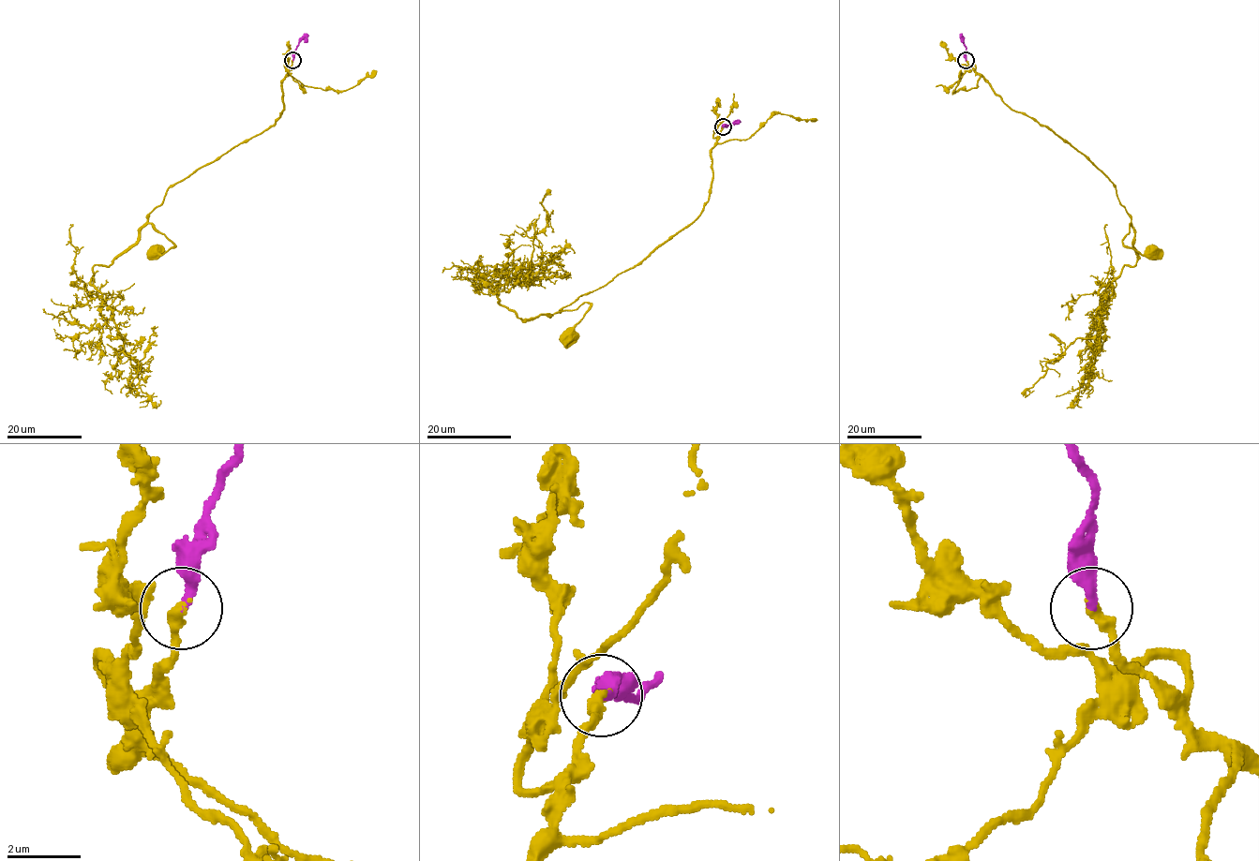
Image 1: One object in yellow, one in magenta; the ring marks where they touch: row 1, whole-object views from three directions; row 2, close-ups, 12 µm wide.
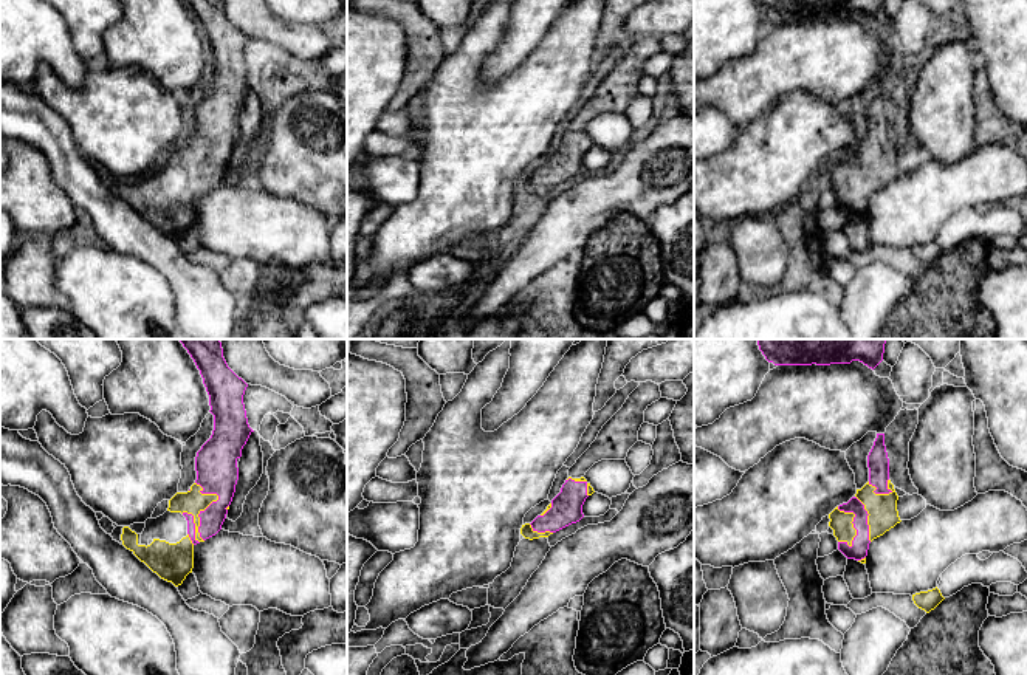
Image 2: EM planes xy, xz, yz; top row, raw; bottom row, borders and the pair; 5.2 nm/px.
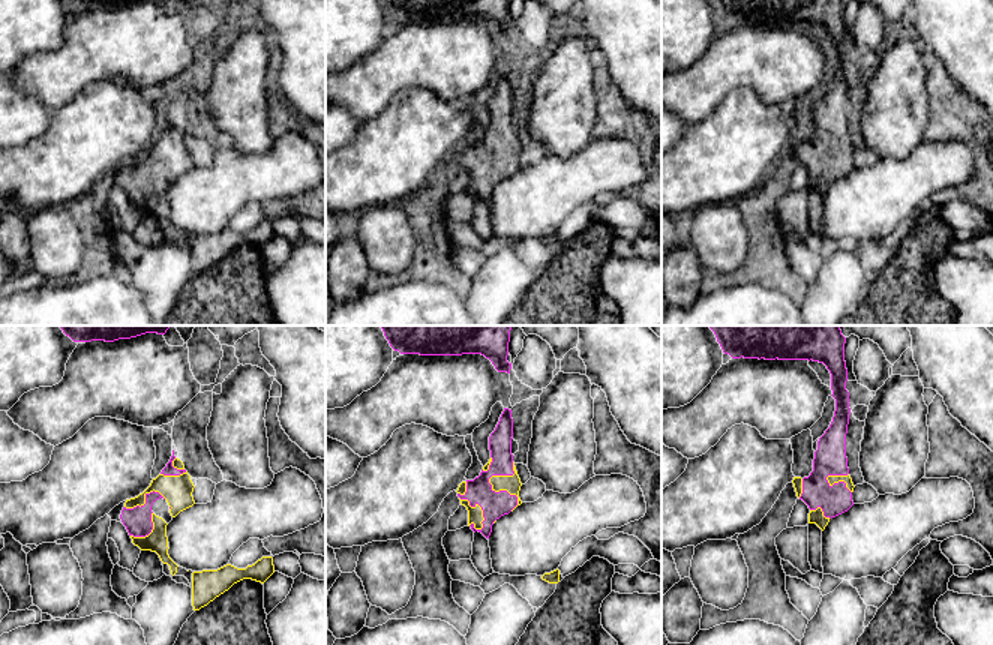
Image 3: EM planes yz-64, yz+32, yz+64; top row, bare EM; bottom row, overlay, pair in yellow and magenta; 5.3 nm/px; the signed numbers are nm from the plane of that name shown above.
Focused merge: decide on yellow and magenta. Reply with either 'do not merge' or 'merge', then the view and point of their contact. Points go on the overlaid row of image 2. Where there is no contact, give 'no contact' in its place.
merge | xy (206, 507)

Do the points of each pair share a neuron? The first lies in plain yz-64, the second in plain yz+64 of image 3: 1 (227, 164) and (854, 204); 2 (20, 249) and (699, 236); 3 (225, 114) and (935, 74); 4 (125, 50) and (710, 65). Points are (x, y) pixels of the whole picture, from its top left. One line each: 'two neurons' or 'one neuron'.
1: one neuron
2: two neurons
3: two neurons
4: one neuron

